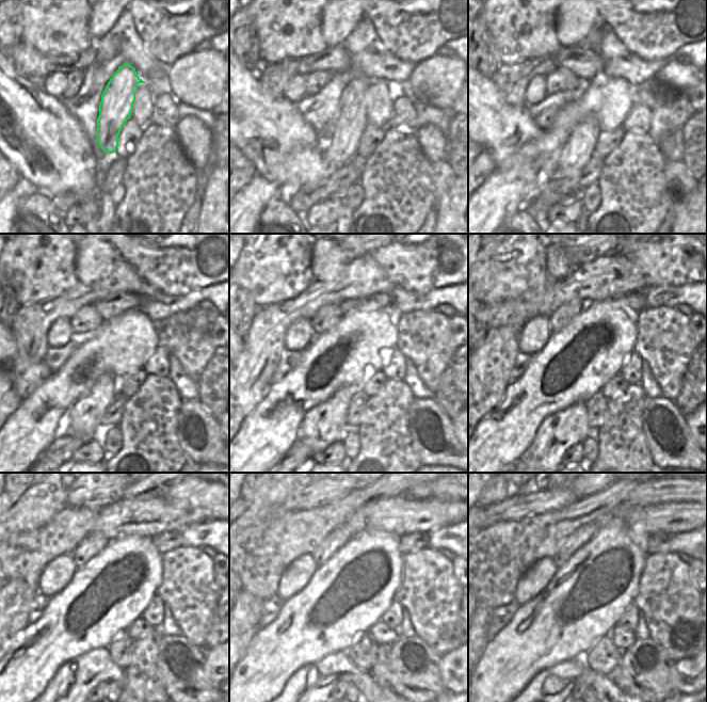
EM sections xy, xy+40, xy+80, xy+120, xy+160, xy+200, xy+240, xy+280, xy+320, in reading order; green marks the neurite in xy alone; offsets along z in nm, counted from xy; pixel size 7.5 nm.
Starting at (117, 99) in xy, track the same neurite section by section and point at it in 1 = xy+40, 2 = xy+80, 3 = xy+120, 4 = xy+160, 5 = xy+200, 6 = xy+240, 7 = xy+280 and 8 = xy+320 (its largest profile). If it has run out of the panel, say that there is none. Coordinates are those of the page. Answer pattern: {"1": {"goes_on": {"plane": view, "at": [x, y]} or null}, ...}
{"1": {"goes_on": {"plane": "xy+40", "at": [338, 148]}}, "2": {"goes_on": {"plane": "xy+80", "at": [577, 152]}}, "3": {"goes_on": {"plane": "xy+120", "at": [84, 420]}}, "4": {"goes_on": {"plane": "xy+160", "at": [325, 424]}}, "5": {"goes_on": {"plane": "xy+200", "at": [558, 432]}}, "6": {"goes_on": {"plane": "xy+240", "at": [68, 689]}}, "7": {"goes_on": {"plane": "xy+280", "at": [308, 689]}}, "8": {"goes_on": {"plane": "xy+320", "at": [549, 689]}}}

